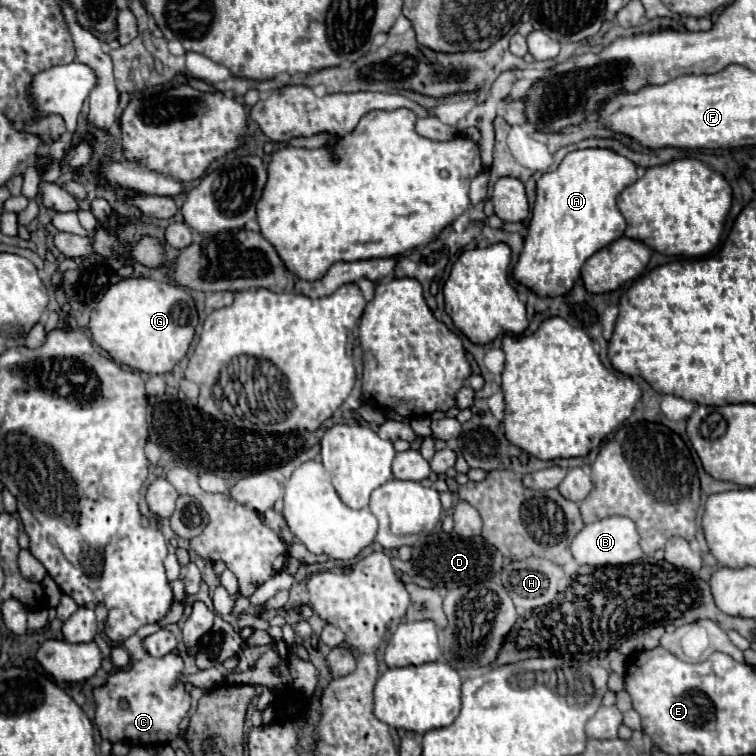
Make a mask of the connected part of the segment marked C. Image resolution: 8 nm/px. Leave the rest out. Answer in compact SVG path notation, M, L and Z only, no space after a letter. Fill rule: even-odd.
M170 652L162 658L152 658L148 654L136 654L134 666L130 670L116 670L108 676L106 686L94 690L96 700L96 726L100 728L102 738L110 742L126 742L126 744L138 744L138 746L164 746L166 742L172 742L180 734L180 698L186 698L182 694L166 694L164 696L164 682L176 682L178 676L184 670L184 662L178 654Z

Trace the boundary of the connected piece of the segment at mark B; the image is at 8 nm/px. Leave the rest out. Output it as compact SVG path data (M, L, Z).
M608 516L598 522L586 524L576 538L572 540L572 556L578 564L590 564L590 566L606 566L606 564L630 564L644 556L640 548L640 534L636 530L636 524L626 516Z

